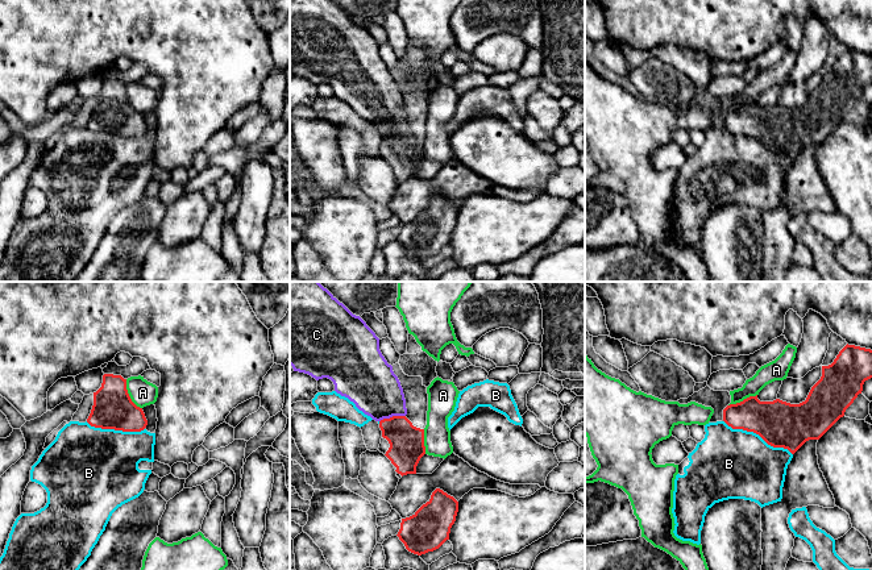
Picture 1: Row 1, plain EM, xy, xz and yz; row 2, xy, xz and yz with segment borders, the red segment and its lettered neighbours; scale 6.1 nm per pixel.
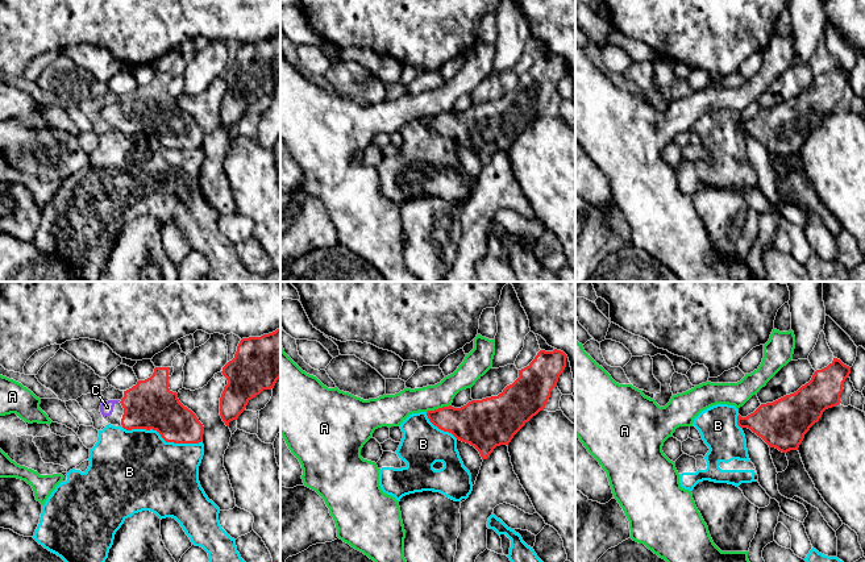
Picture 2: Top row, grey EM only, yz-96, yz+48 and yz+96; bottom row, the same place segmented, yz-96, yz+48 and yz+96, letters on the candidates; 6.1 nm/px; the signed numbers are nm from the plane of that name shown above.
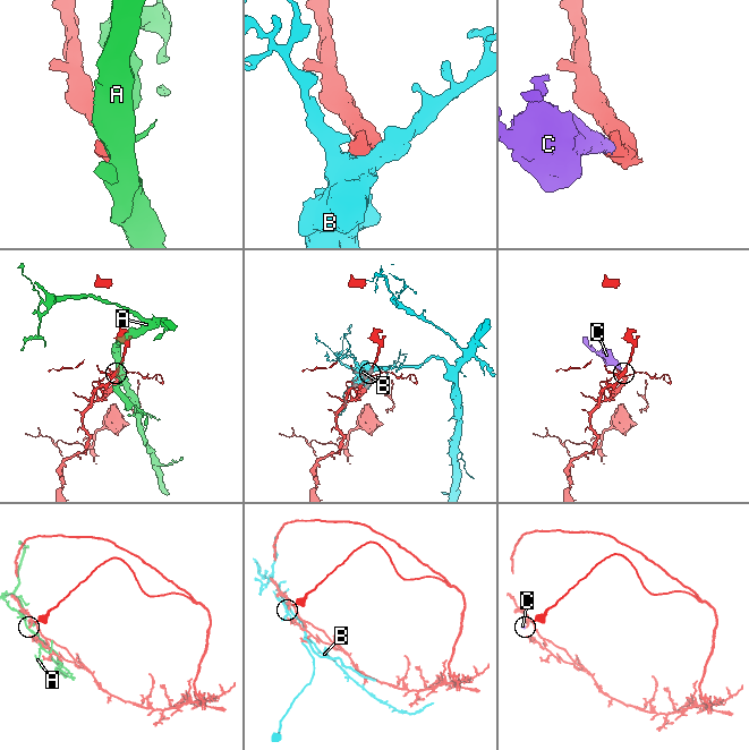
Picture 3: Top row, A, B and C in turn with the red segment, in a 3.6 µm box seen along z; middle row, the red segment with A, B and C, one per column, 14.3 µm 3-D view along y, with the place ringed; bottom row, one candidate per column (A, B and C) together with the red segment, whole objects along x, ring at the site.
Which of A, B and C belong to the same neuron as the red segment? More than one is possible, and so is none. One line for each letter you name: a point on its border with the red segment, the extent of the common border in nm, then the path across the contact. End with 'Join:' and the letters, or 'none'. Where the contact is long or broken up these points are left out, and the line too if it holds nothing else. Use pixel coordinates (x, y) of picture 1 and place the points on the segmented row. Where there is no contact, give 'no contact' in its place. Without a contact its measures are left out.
C: contact xz (393, 416); length 170 nm; way xz (406, 441), (394, 425), (393, 416), (370, 383)
Join: C

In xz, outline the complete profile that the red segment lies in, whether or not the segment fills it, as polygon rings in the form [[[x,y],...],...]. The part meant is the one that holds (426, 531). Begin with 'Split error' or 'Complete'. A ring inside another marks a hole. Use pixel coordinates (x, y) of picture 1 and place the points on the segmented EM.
Complete. [[[436,488],[431,499],[412,516],[402,519],[396,536],[414,554],[422,556],[433,552],[449,540],[457,512],[458,502]]]

